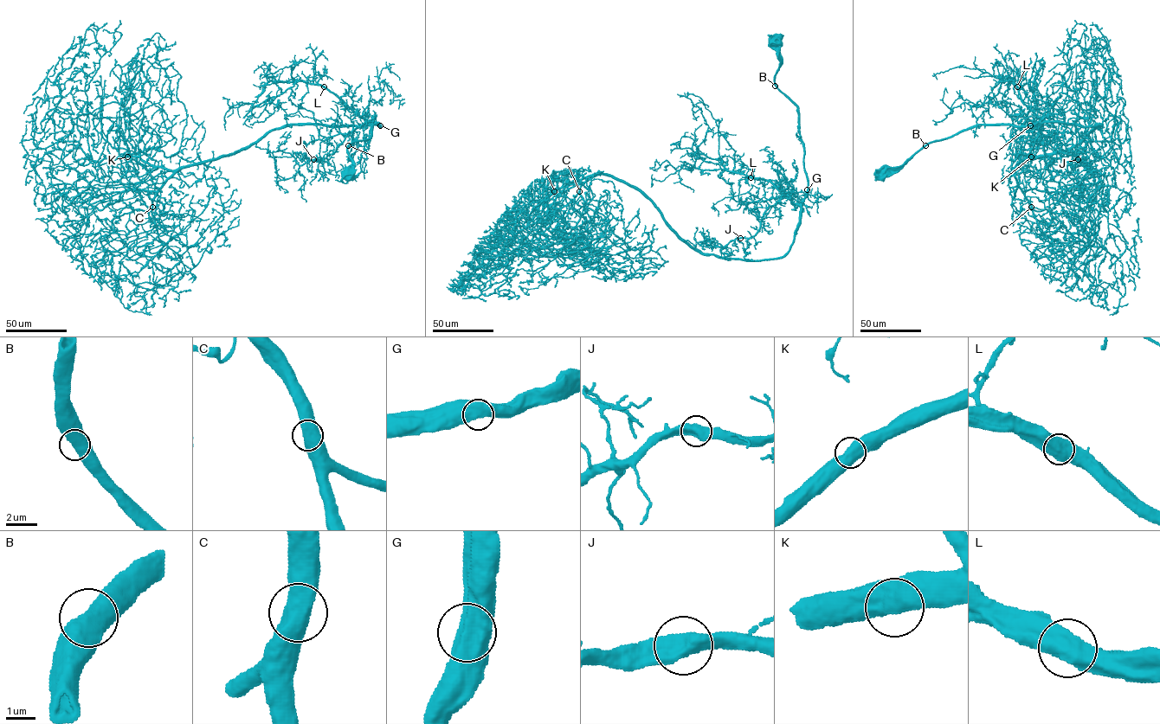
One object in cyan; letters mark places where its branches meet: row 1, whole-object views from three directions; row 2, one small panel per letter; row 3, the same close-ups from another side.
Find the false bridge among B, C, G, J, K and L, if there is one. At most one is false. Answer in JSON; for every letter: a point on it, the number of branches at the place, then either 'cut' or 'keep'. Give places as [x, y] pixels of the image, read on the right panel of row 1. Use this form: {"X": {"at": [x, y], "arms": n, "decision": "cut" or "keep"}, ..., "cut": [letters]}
{"B": {"at": [925, 145], "arms": 2, "decision": "keep"}, "C": {"at": [1031, 207], "arms": 2, "decision": "keep"}, "G": {"at": [1030, 125], "arms": 2, "decision": "keep"}, "J": {"at": [1078, 159], "arms": 2, "decision": "keep"}, "K": {"at": [1031, 156], "arms": 2, "decision": "keep"}, "L": {"at": [1017, 86], "arms": 2, "decision": "keep"}, "cut": []}

